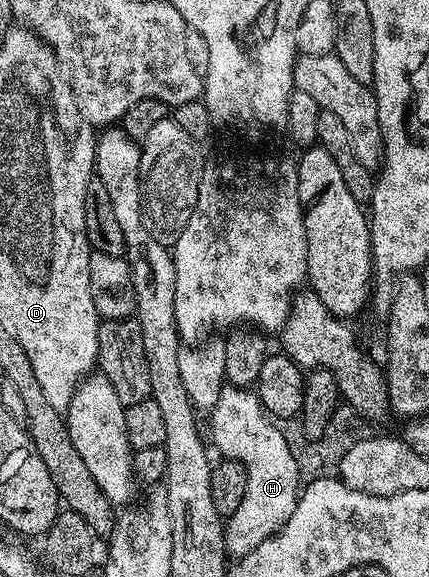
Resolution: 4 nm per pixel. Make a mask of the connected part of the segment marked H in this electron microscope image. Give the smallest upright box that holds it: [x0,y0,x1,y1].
[209,388,296,559]

